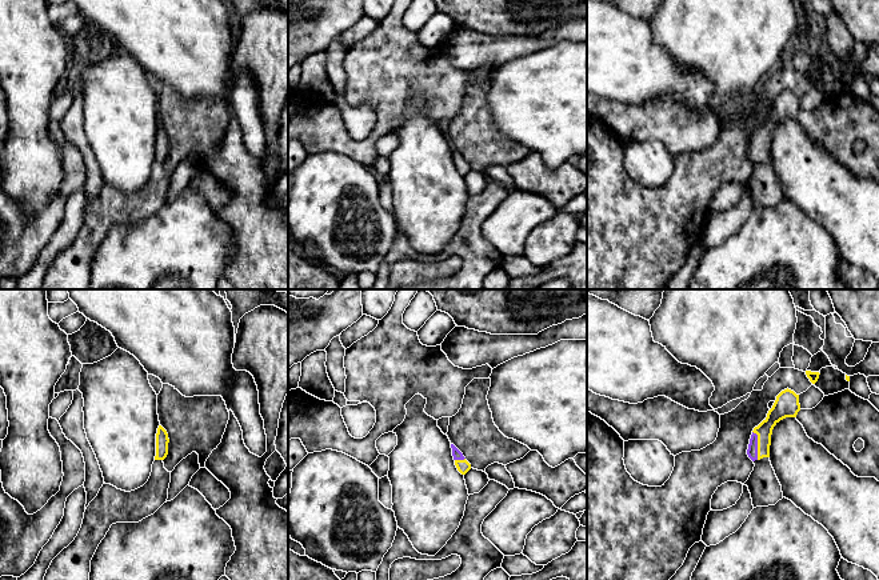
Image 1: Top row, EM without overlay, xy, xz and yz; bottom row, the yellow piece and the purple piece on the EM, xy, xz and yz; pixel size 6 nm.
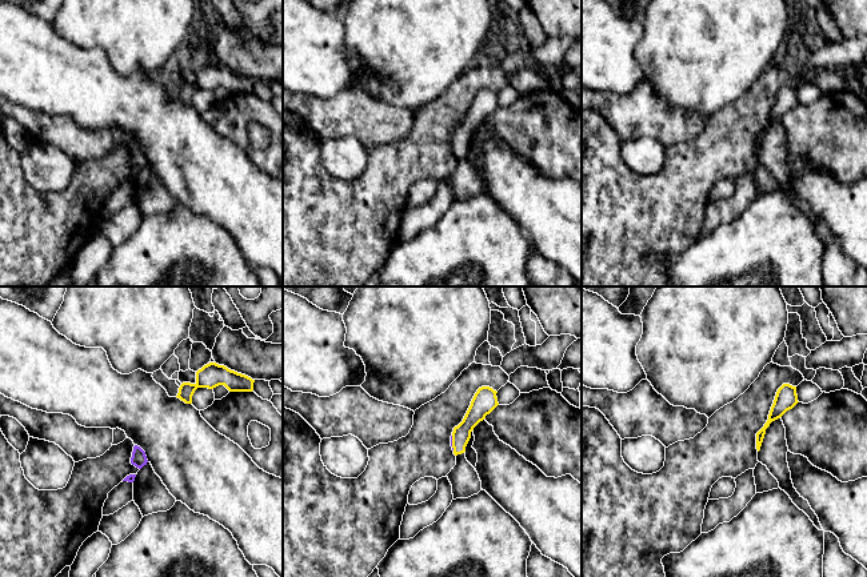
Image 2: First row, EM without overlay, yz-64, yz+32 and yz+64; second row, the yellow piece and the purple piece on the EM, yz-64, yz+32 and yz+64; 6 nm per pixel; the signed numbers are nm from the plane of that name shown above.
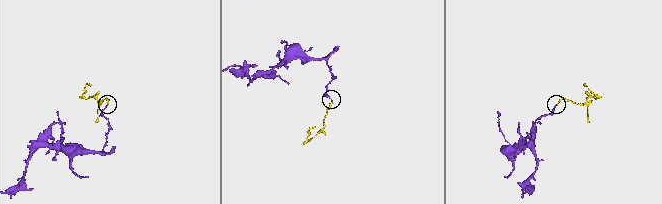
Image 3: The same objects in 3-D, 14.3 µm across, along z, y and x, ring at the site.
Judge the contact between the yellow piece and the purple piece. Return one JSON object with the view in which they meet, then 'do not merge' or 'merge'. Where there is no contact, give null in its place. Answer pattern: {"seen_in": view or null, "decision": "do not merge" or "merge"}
{"seen_in": "yz", "decision": "merge"}

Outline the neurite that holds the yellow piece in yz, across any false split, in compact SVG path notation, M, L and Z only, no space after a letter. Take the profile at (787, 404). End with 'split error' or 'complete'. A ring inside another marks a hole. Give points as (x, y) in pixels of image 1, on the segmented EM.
M791 389L782 391L768 411L767 417L754 428L747 455L755 461L770 457L771 435L774 427L786 417L796 417L800 411L799 395Z; split error

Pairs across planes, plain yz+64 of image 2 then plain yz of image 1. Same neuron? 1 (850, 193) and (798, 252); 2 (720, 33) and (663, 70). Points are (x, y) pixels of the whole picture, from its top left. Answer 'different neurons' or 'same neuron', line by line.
1: different neurons
2: different neurons

